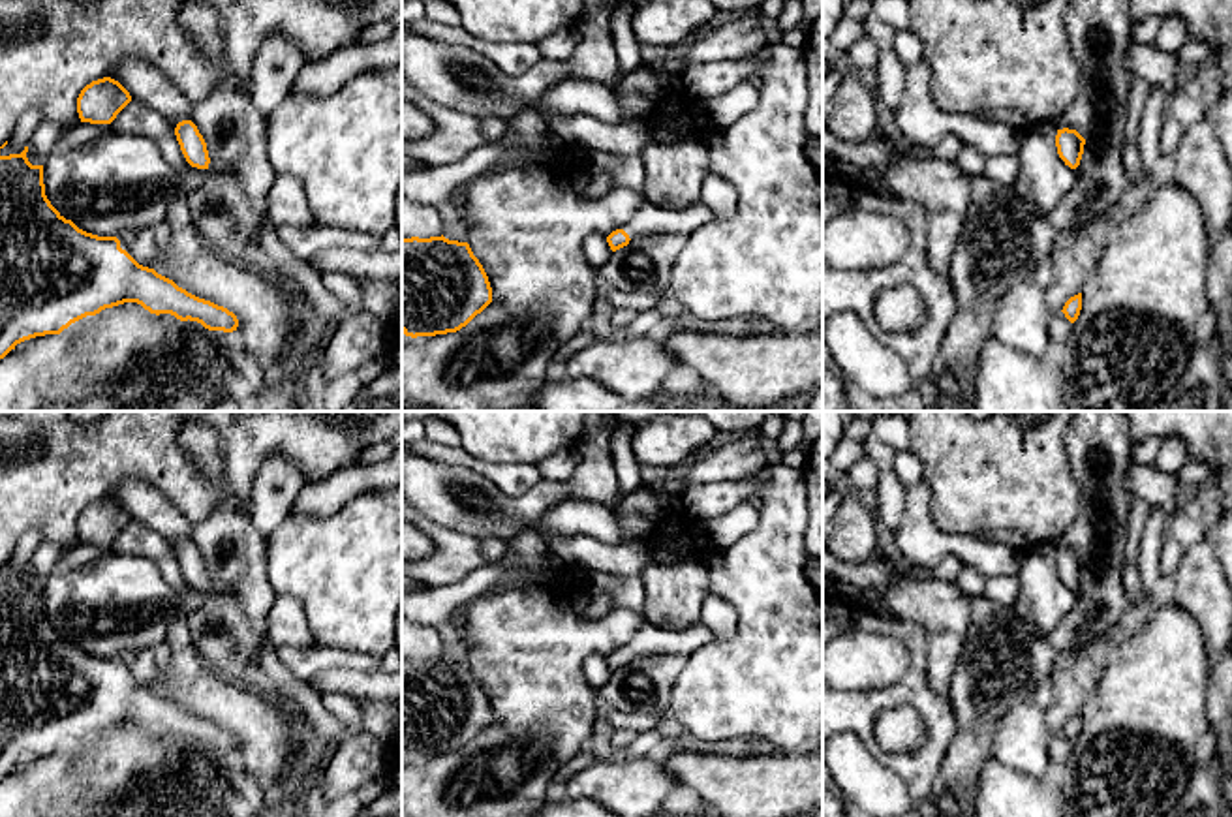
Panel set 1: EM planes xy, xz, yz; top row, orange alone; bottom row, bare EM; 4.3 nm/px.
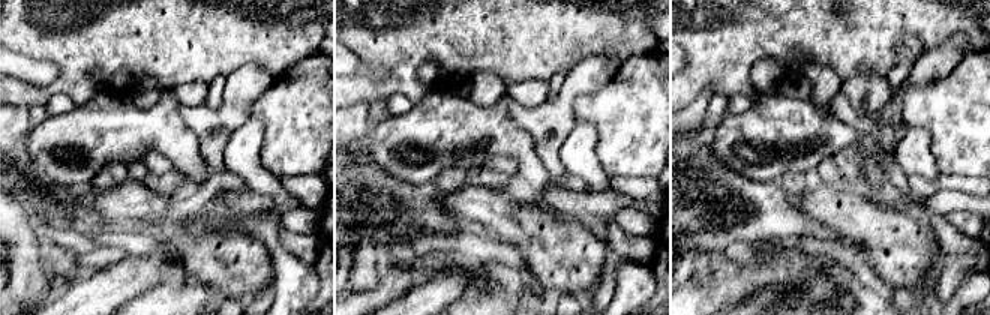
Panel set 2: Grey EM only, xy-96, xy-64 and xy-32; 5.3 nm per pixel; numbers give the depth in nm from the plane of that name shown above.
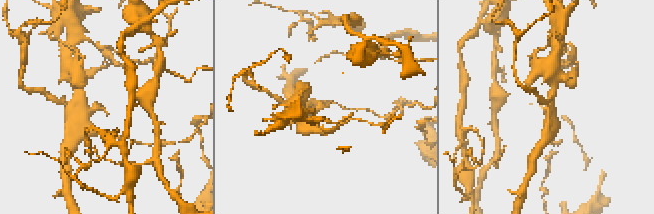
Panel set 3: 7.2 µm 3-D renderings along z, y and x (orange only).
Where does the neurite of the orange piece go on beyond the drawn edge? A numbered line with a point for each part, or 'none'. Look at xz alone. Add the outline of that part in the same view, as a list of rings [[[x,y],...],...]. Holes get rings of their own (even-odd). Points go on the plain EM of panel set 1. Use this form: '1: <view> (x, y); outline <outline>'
1: xz (650, 639); outline [[[646,622],[622,650],[629,659],[665,654],[682,654],[687,657],[710,642],[712,633],[702,622],[697,622],[687,629],[663,629]]]

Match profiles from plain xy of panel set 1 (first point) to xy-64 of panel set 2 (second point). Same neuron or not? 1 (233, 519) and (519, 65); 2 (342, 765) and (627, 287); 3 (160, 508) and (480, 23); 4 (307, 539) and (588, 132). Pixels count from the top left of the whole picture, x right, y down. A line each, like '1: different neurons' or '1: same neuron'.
1: different neurons
2: different neurons
3: different neurons
4: different neurons

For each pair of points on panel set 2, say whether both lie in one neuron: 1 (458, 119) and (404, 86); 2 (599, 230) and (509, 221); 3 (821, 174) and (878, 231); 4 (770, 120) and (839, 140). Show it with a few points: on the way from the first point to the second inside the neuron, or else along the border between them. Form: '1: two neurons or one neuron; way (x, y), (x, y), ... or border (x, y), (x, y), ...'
1: two neurons; border (446, 89), (435, 87), (420, 101)
2: two neurons; border (584, 222), (605, 243)
3: two neurons; border (815, 182), (825, 185)
4: one neuron; way (786, 131), (822, 132)

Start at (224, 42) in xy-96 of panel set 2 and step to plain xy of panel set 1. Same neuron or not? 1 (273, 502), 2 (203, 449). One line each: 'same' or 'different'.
1: different
2: different

